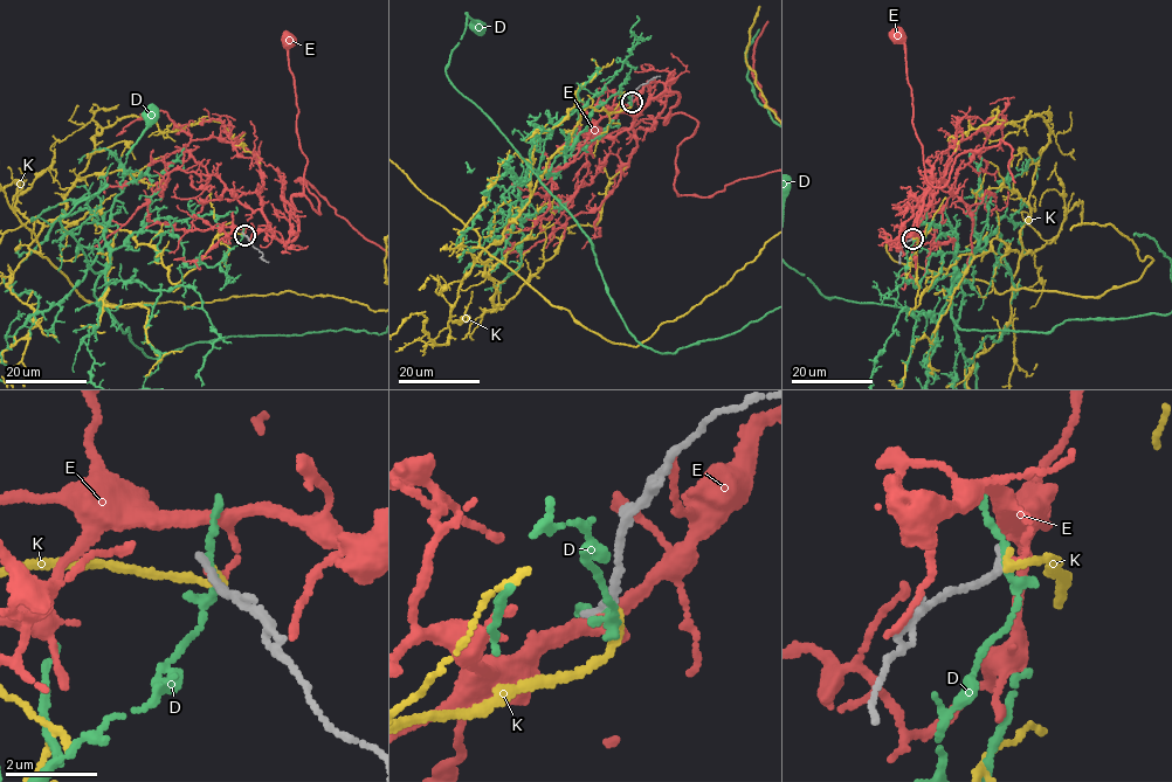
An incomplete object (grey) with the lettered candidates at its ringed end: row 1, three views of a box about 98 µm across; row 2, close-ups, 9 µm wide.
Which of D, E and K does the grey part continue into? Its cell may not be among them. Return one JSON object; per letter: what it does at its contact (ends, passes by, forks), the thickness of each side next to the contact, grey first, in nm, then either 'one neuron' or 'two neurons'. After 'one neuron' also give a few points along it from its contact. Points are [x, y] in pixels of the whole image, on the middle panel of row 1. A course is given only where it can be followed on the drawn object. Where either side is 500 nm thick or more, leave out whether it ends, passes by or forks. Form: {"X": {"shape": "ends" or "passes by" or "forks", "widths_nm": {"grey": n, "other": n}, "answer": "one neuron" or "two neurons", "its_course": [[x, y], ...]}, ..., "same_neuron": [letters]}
{"D": {"shape": "passes by", "widths_nm": {"grey": 200, "other": 160}, "answer": "two neurons"}, "E": {"shape": "ends", "widths_nm": {"grey": 170, "other": 140}, "answer": "two neurons"}, "K": {"shape": "ends", "widths_nm": {"grey": 200, "other": 190}, "answer": "one neuron", "its_course": [[631, 103], [611, 112], [586, 108], [530, 201], [474, 261], [476, 232]]}, "same_neuron": ["K"]}

